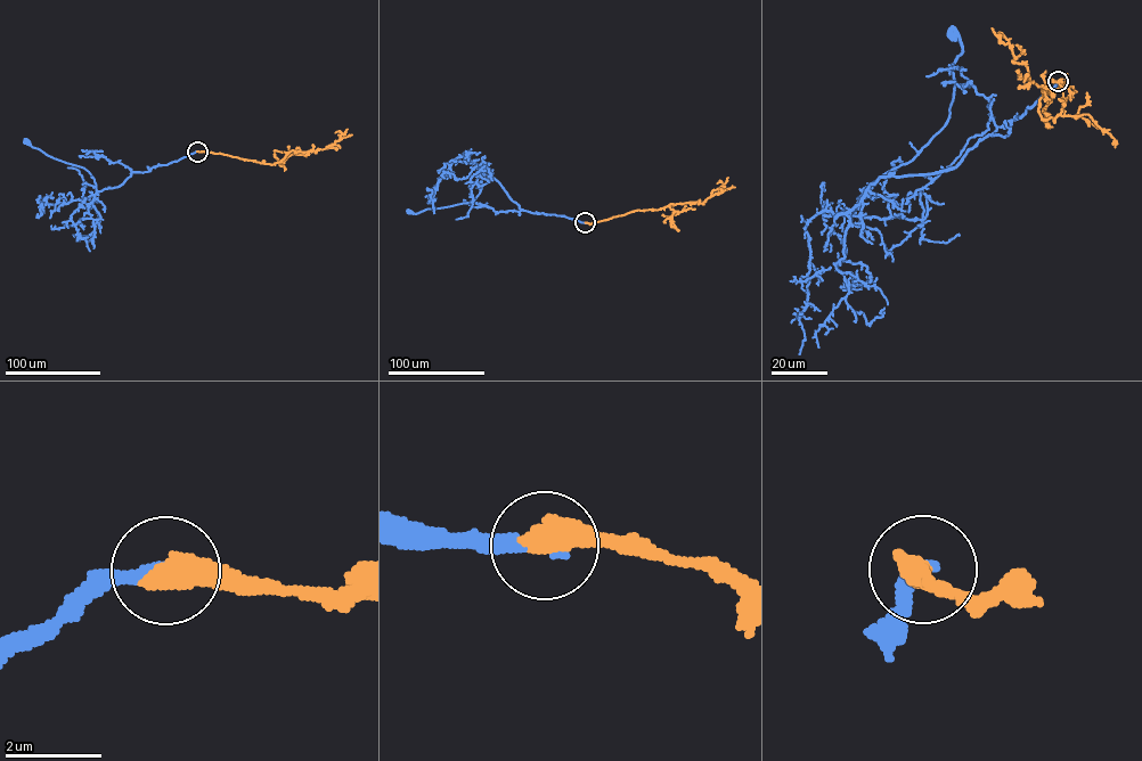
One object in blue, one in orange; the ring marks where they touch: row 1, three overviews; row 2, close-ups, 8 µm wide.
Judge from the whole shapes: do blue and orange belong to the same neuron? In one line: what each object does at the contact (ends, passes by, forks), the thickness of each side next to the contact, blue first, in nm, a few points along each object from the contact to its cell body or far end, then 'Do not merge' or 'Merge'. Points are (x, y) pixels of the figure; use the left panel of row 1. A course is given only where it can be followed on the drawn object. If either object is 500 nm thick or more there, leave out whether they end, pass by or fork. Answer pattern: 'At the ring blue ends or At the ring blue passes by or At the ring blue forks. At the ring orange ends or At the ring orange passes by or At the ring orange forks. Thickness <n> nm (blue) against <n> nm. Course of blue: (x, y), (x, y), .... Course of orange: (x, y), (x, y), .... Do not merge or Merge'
Thickness 240 nm (blue) against 600 nm. Course of blue: (197, 150), (147, 171), (131, 172), (120, 186), (97, 191), (94, 179), (86, 170), (47, 155), (25, 141). Course of orange: (197, 150), (275, 164), (292, 150), (328, 148), (348, 129). Merge

